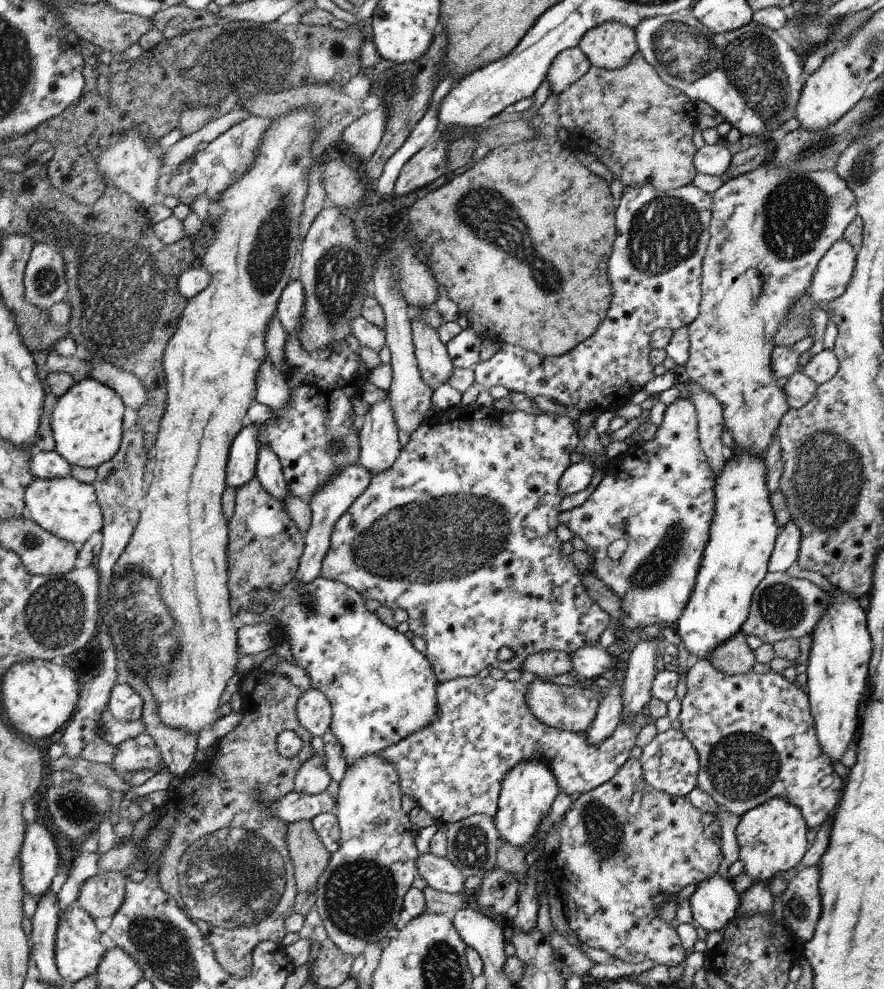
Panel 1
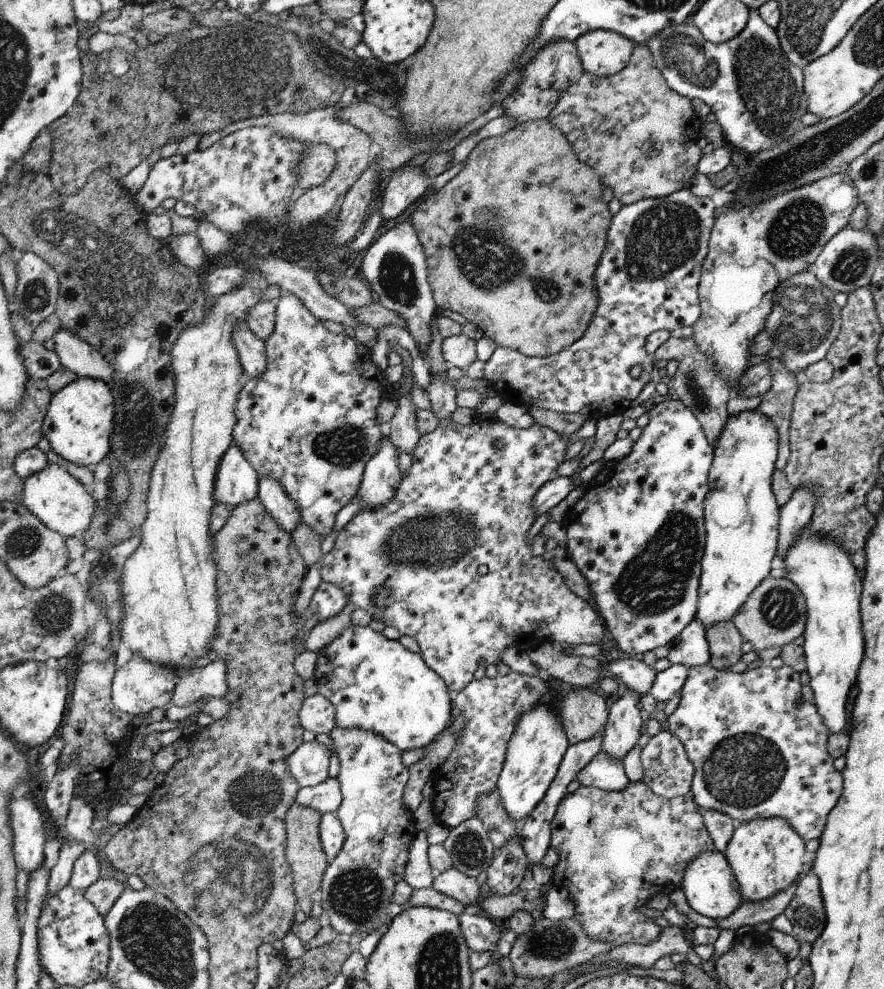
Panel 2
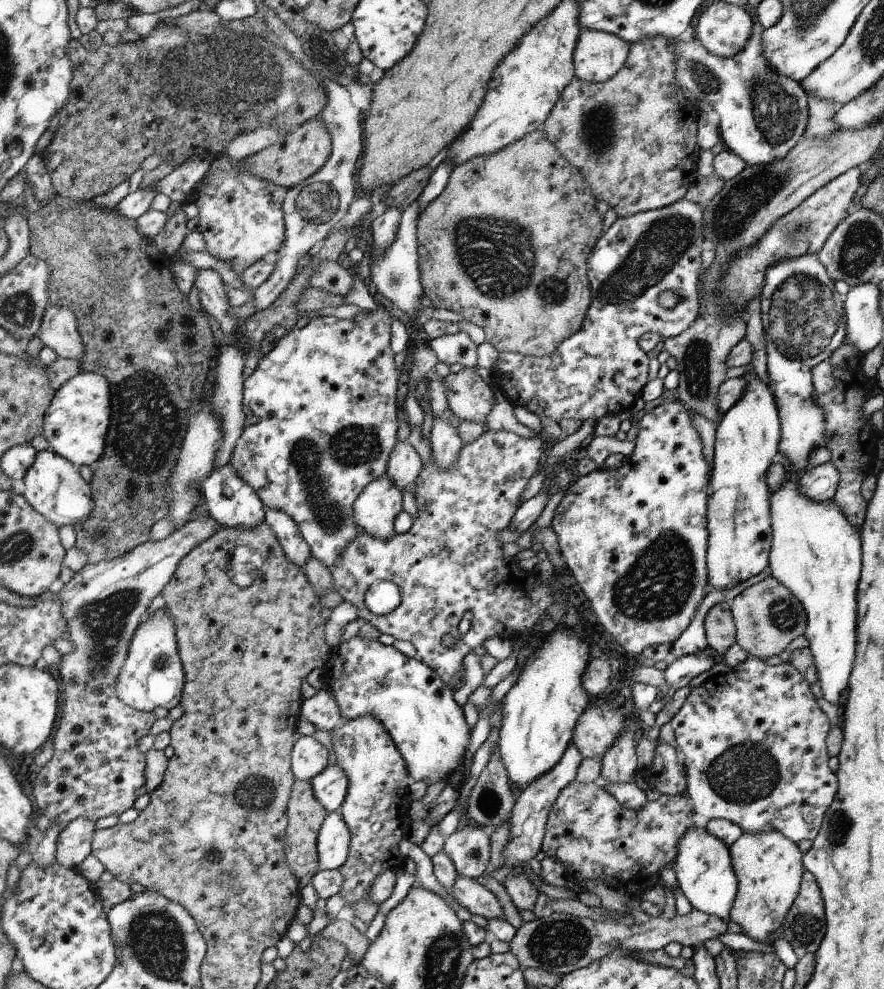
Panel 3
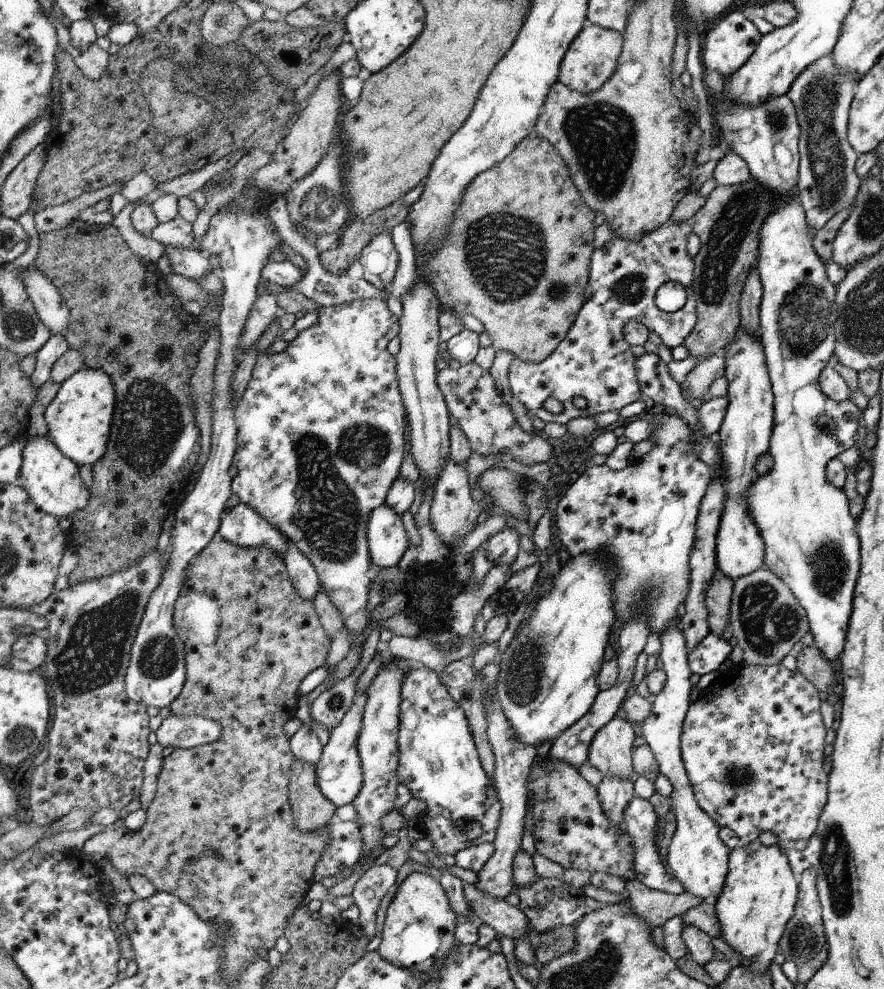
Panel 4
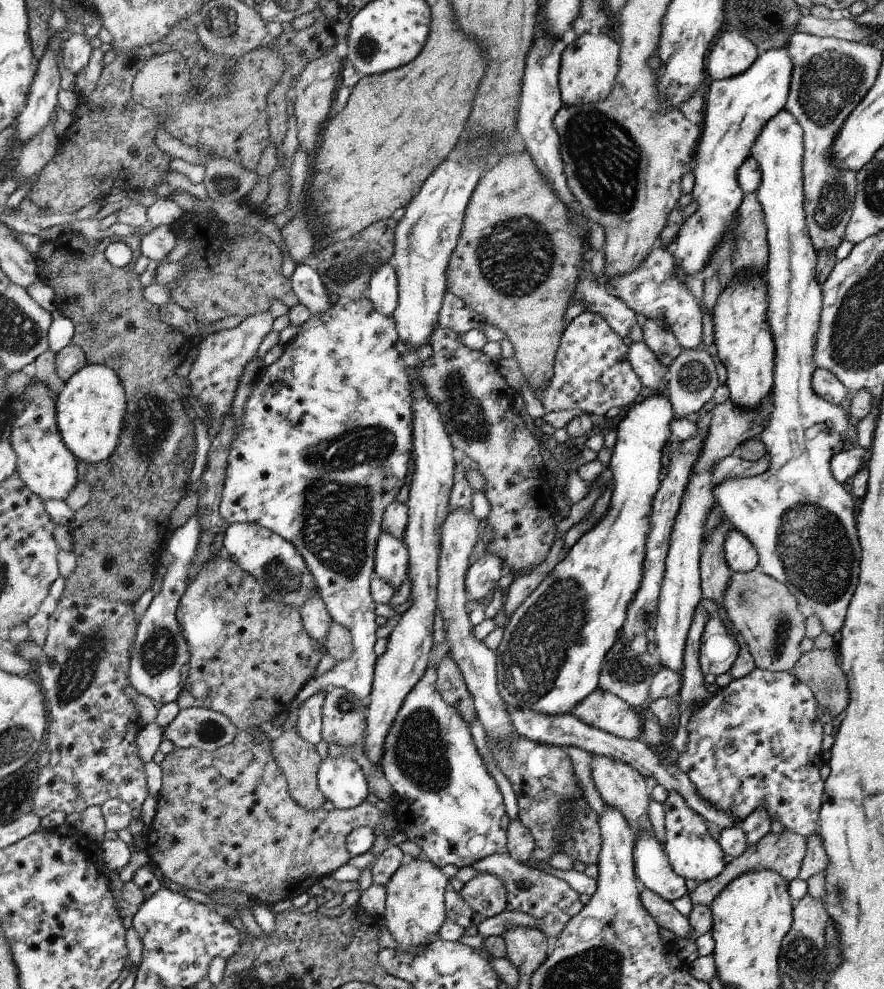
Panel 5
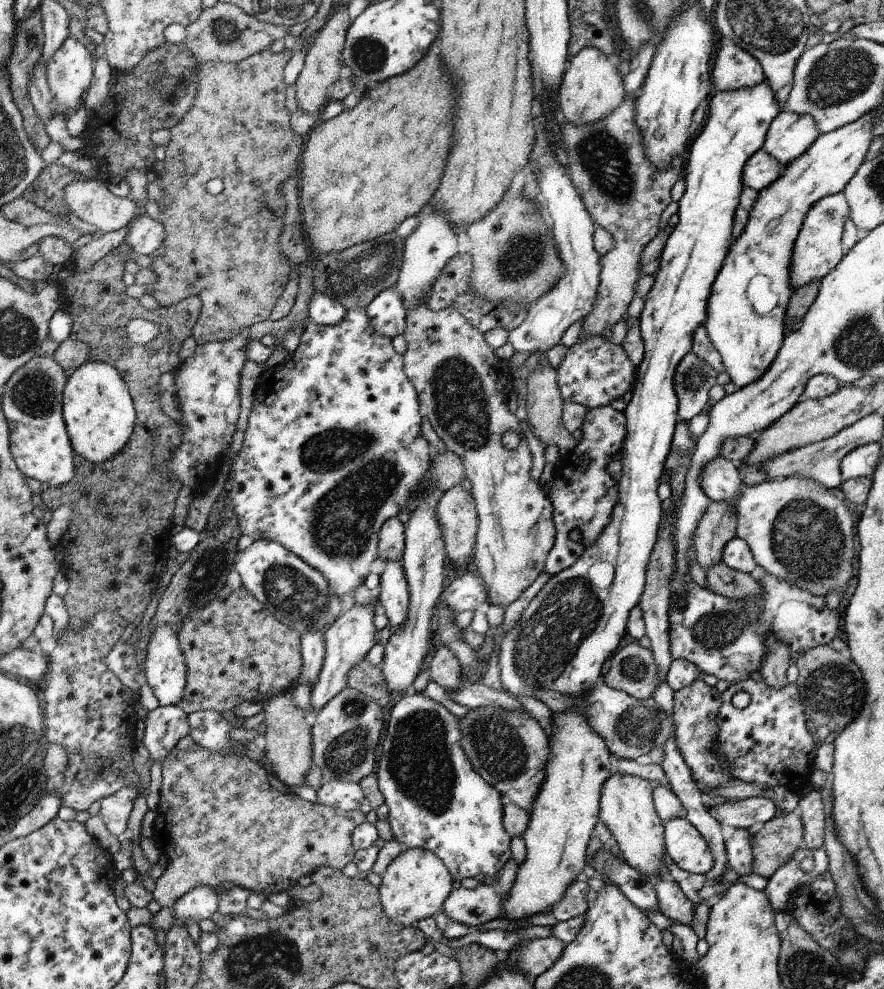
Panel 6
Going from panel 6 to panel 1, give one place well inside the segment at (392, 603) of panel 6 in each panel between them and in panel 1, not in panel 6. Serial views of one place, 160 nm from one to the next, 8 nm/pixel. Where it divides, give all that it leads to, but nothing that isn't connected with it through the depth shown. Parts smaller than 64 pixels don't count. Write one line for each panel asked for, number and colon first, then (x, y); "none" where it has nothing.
1: (380, 447)
2: (382, 477)
3: (375, 511)
4: (388, 541)
5: (392, 562)

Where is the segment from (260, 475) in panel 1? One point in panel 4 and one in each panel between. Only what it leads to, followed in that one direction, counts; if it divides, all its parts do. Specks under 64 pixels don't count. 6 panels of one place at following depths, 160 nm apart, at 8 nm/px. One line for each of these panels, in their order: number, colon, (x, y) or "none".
2: (281, 507)
3: (297, 550)
4: (305, 578)

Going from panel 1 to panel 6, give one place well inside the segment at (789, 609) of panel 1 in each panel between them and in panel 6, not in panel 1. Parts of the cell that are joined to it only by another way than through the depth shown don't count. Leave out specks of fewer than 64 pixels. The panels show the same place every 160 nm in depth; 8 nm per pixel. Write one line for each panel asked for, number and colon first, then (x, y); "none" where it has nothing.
2: (773, 615)
3: (767, 616)
4: (766, 620)
5: (763, 611)
6: (723, 580)

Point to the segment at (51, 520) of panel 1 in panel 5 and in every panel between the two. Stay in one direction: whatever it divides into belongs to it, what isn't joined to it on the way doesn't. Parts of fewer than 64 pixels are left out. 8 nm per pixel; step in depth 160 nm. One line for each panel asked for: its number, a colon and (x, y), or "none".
2: (55, 496)
3: (52, 486)
4: (52, 480)
5: (45, 463)

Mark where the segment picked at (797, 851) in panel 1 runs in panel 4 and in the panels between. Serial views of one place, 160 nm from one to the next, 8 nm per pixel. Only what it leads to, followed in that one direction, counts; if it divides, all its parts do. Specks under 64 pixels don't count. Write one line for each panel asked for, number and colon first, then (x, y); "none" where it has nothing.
2: (766, 855)
3: (769, 867)
4: (759, 896)

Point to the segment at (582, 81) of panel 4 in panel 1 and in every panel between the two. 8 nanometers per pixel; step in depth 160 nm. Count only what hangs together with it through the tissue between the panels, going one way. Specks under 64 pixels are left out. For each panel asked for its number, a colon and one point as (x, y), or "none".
1: (610, 46)
2: (603, 53)
3: (599, 55)

